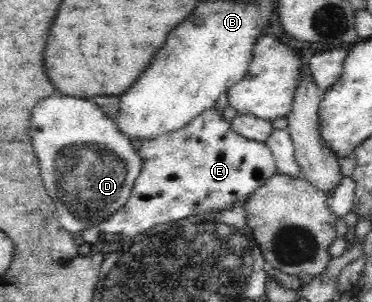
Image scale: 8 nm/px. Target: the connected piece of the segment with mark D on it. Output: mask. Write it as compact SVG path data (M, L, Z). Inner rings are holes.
M54 92L54 96L40 100L32 110L29 133L43 183L57 207L59 222L66 231L82 233L86 228L105 222L114 212L126 205L134 180L142 170L142 157L139 151L132 147L128 136L116 127L116 122L110 120L94 102Z

